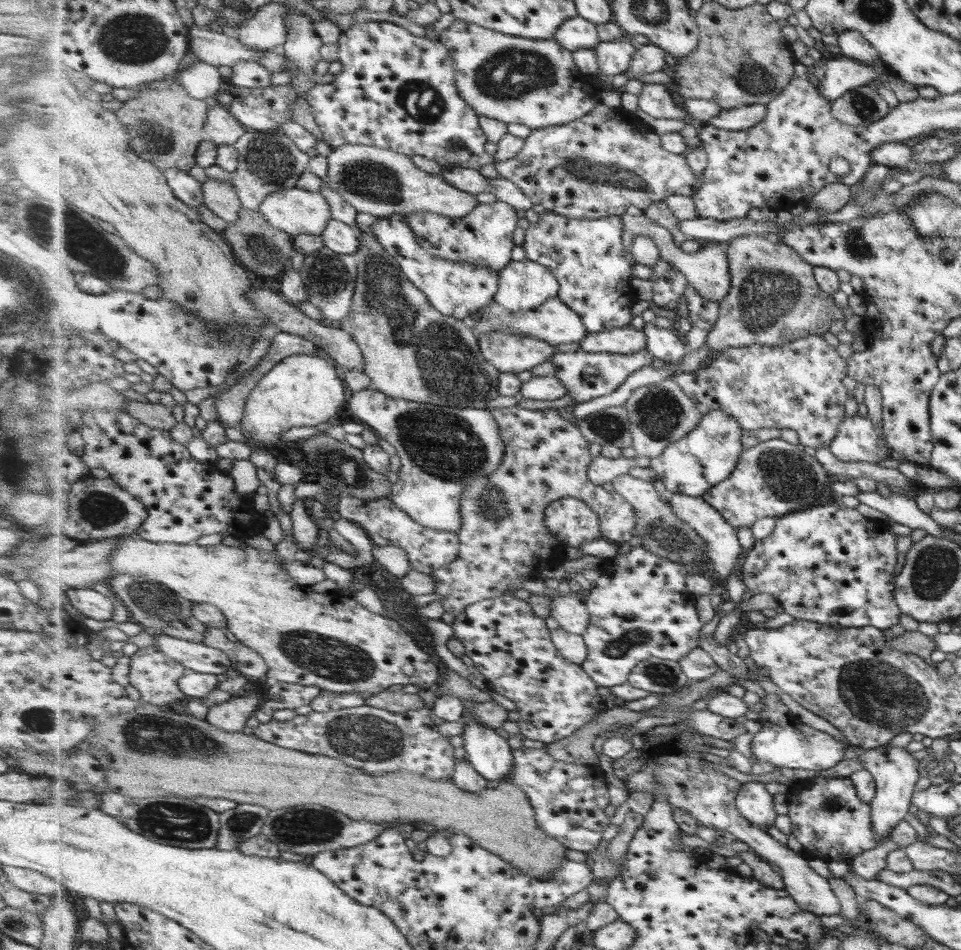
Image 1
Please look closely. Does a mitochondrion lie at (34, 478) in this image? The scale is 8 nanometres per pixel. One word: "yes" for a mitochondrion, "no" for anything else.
no

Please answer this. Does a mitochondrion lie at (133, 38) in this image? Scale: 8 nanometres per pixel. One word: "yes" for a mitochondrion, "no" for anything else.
yes

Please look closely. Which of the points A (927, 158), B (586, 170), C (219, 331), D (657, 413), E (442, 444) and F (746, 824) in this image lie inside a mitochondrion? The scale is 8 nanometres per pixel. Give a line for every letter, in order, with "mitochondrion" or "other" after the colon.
A: other
B: mitochondrion
C: other
D: mitochondrion
E: mitochondrion
F: other

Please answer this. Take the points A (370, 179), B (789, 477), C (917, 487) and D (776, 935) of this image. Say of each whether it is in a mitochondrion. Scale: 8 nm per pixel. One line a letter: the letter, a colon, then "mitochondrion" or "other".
A: mitochondrion
B: mitochondrion
C: other
D: other

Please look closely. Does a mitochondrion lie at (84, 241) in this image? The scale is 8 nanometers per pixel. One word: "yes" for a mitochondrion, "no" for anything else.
yes

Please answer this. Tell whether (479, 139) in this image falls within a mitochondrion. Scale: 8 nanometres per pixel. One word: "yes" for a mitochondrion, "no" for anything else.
no

